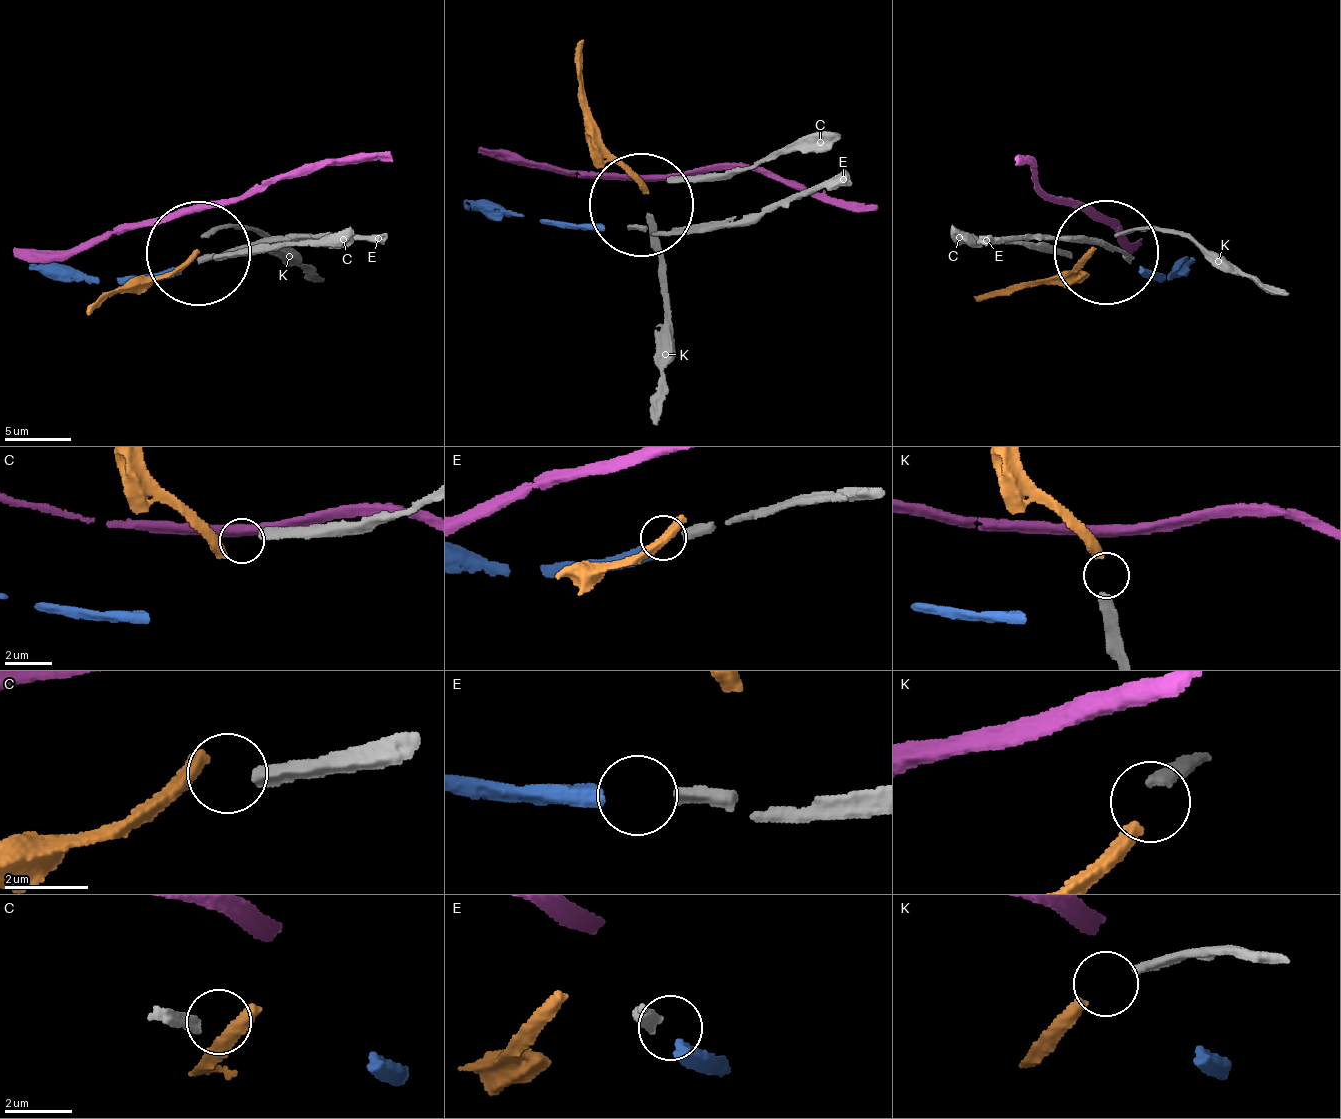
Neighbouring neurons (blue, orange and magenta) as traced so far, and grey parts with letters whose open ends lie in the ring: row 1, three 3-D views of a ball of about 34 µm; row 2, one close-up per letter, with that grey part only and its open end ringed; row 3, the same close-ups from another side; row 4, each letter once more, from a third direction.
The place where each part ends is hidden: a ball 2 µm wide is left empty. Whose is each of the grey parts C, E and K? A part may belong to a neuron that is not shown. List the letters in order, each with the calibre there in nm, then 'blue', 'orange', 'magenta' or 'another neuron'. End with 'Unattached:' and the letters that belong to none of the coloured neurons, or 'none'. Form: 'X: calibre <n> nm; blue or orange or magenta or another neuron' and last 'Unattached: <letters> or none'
C: calibre 400 nm; another neuron
E: calibre 380 nm; blue
K: calibre 360 nm; orange
Unattached: C

